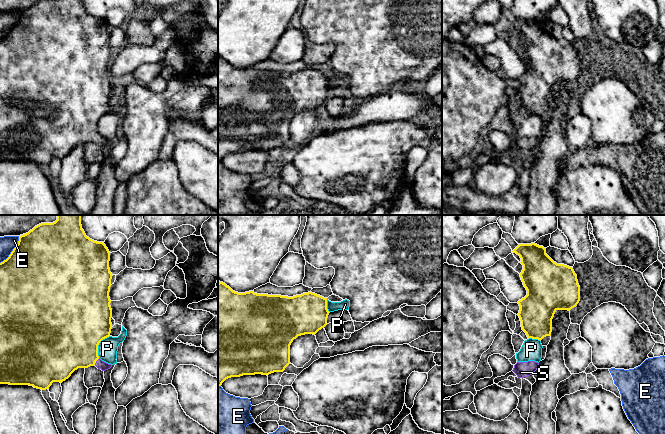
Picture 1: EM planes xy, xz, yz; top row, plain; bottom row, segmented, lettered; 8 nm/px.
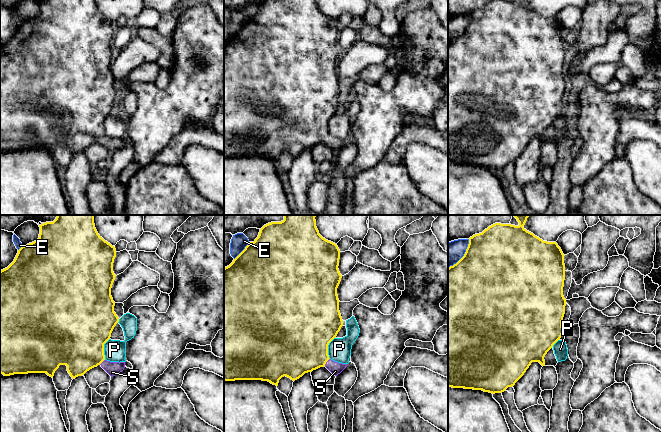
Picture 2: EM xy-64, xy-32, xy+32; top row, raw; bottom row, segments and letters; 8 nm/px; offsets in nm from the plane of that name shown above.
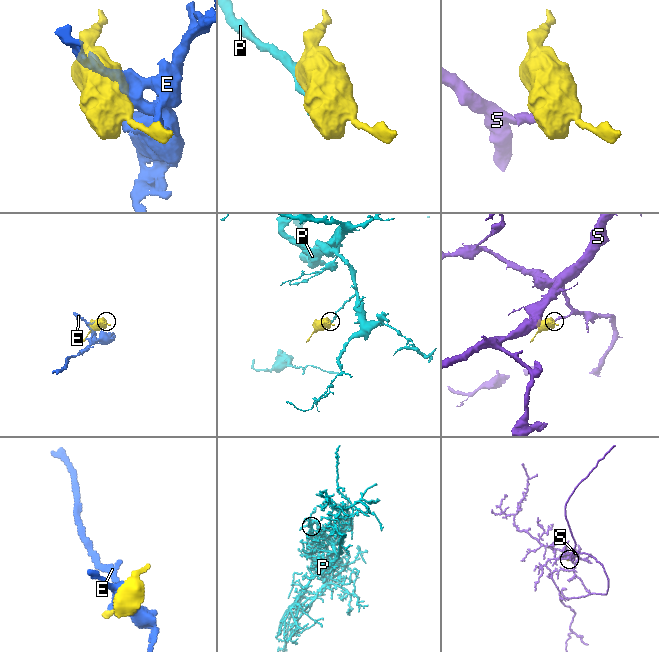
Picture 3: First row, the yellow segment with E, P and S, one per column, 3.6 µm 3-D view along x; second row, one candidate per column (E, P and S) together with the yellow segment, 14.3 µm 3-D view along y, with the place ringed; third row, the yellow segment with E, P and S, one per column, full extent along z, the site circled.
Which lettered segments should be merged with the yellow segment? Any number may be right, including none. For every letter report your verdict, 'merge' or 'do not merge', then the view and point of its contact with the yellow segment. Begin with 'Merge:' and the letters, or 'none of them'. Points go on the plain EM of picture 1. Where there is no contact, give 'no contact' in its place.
Merge: S
E: do not merge; contact xy (13, 26)
P: do not merge; contact xy (98, 120)
S: merge; contact xy (96, 136)

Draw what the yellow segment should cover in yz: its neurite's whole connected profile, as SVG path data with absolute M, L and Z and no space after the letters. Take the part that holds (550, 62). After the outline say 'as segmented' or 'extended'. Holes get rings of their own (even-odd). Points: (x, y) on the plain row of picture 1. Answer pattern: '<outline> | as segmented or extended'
M535 19L519 20L513 27L521 34L523 46L521 56L527 71L517 79L520 82L518 92L522 106L528 114L542 116L551 112L552 95L557 86L568 86L576 83L580 77L580 62L572 43L557 40L547 30L546 24Z | as segmented

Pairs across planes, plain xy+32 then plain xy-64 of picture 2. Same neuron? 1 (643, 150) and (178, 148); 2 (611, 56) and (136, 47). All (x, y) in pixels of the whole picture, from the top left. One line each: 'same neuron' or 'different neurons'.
1: different neurons
2: same neuron

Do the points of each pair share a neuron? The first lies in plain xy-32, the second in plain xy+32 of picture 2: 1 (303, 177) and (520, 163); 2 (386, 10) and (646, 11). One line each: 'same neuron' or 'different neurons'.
1: same neuron
2: same neuron

